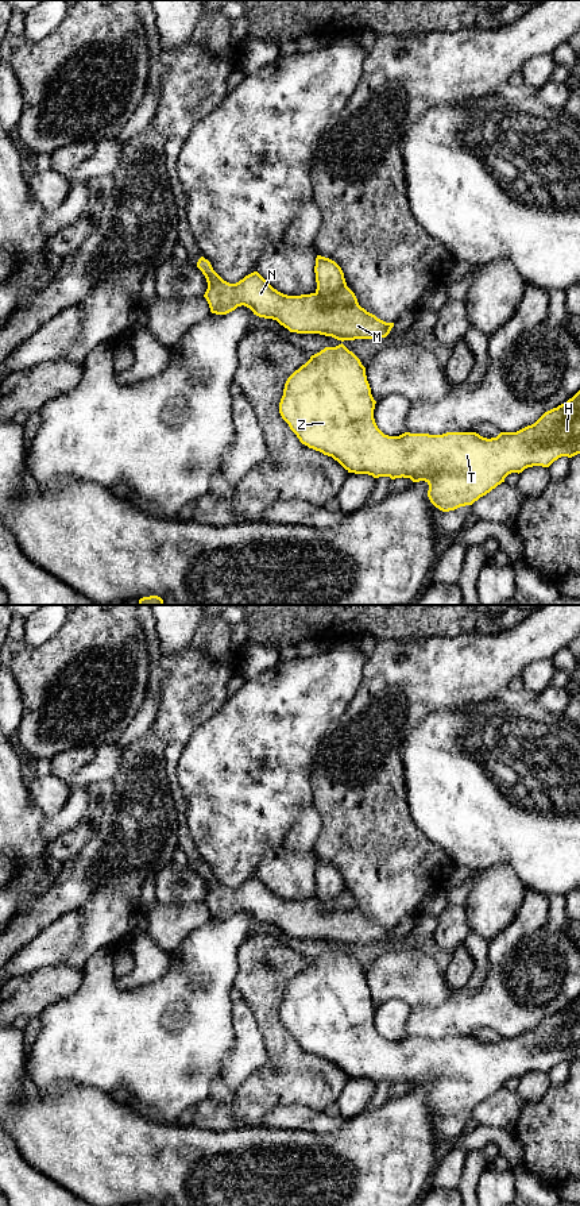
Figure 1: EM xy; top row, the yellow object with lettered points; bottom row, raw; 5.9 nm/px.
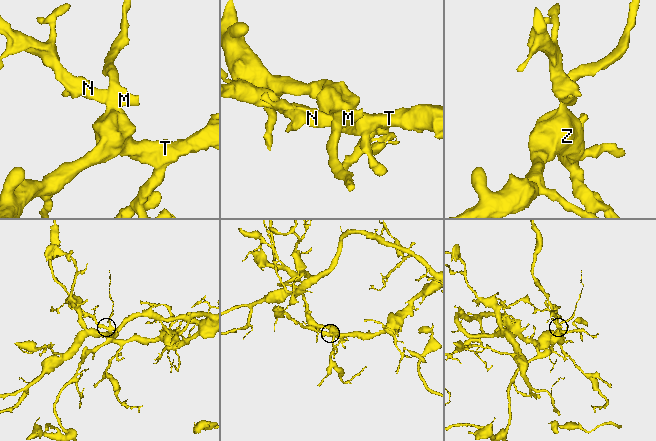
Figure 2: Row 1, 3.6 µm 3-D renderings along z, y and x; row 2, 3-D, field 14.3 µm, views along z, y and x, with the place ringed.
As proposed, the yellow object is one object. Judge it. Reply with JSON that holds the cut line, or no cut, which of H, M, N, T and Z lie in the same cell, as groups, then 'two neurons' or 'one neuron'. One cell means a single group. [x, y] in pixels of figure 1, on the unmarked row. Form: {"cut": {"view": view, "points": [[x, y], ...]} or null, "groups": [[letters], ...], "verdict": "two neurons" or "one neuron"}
{"cut": {"view": "xy", "points": [[345, 889], [329, 908], [325, 908], [316, 898]]}, "groups": [["H", "T", "Z"], ["M", "N"]], "verdict": "two neurons"}

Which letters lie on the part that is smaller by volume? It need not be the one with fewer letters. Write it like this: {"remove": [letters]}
{"remove": ["M", "N"]}

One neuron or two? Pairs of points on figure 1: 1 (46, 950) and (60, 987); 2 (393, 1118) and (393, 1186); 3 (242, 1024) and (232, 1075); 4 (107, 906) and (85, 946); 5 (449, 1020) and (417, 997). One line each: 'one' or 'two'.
1: two
2: one
3: one
4: one
5: two

